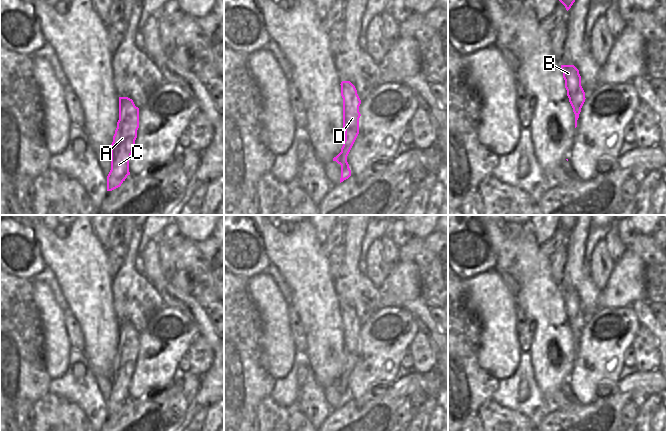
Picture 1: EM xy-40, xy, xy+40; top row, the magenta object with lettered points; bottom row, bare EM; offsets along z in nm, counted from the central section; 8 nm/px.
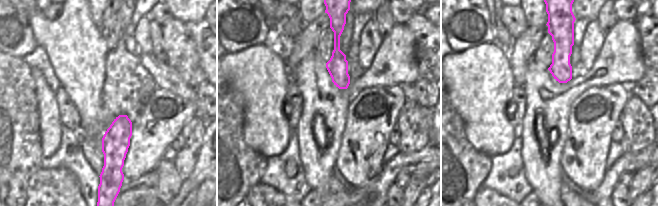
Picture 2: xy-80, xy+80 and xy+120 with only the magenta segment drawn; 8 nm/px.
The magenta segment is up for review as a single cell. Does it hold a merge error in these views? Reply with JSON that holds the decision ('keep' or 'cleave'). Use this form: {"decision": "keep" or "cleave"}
{"decision": "keep"}

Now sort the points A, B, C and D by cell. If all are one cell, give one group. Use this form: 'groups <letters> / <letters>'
groups A B C D

